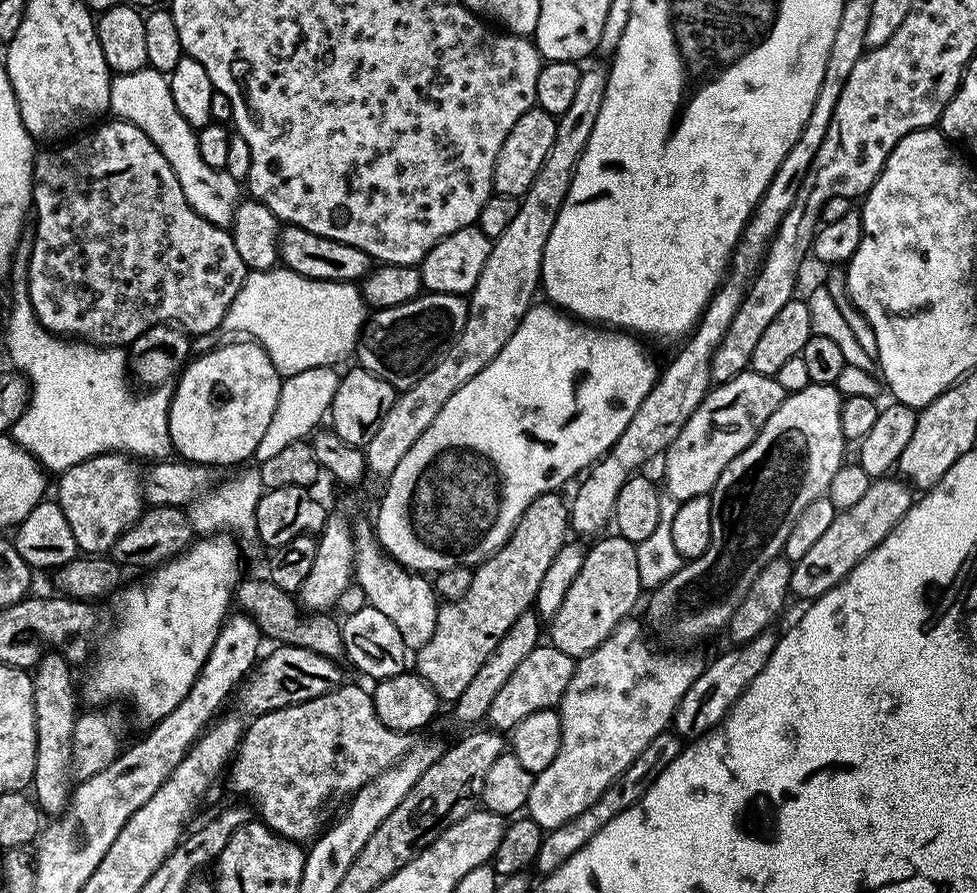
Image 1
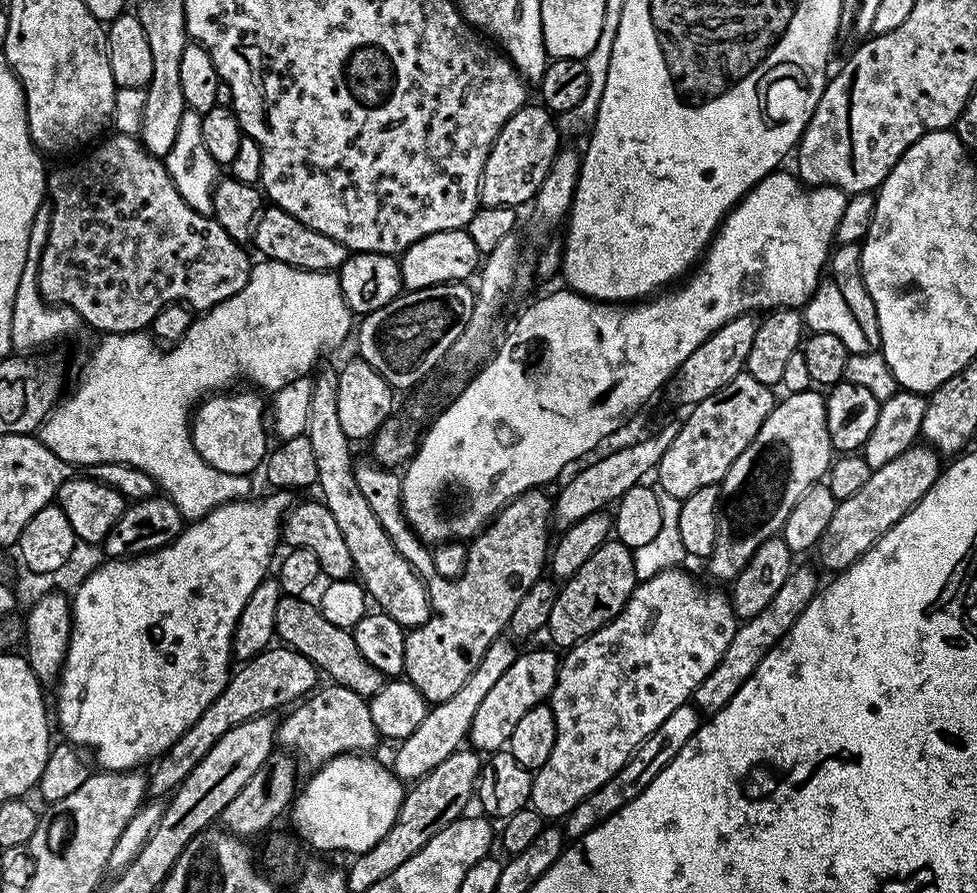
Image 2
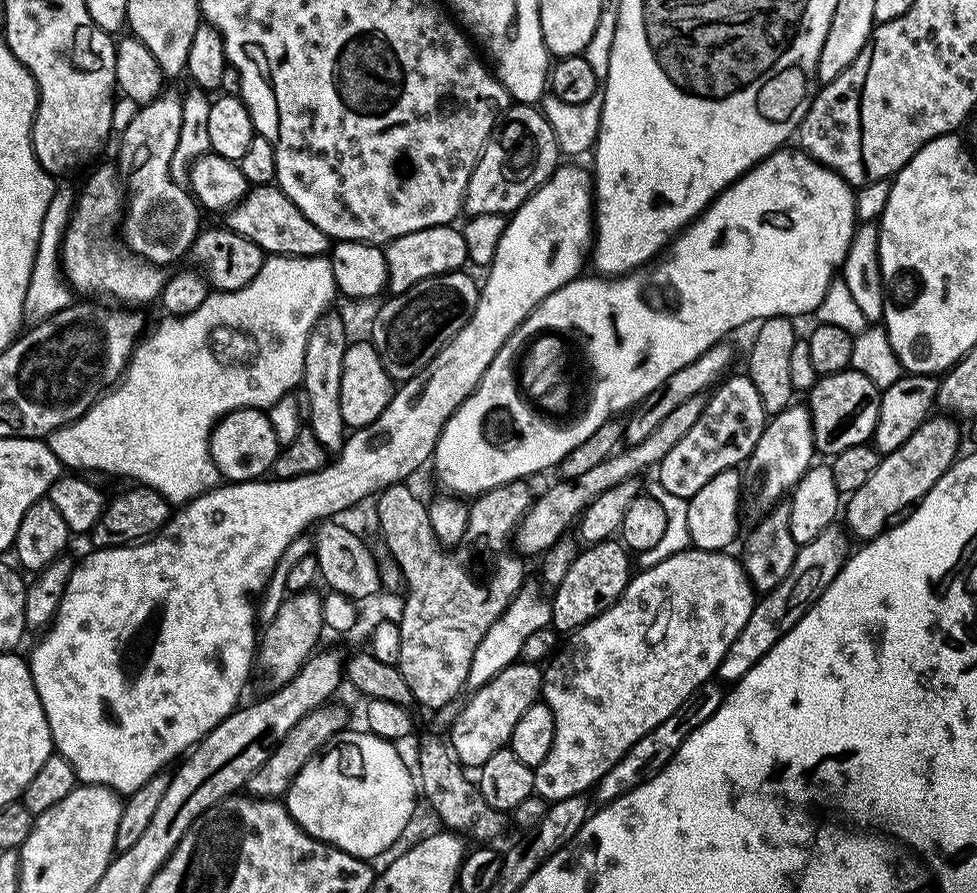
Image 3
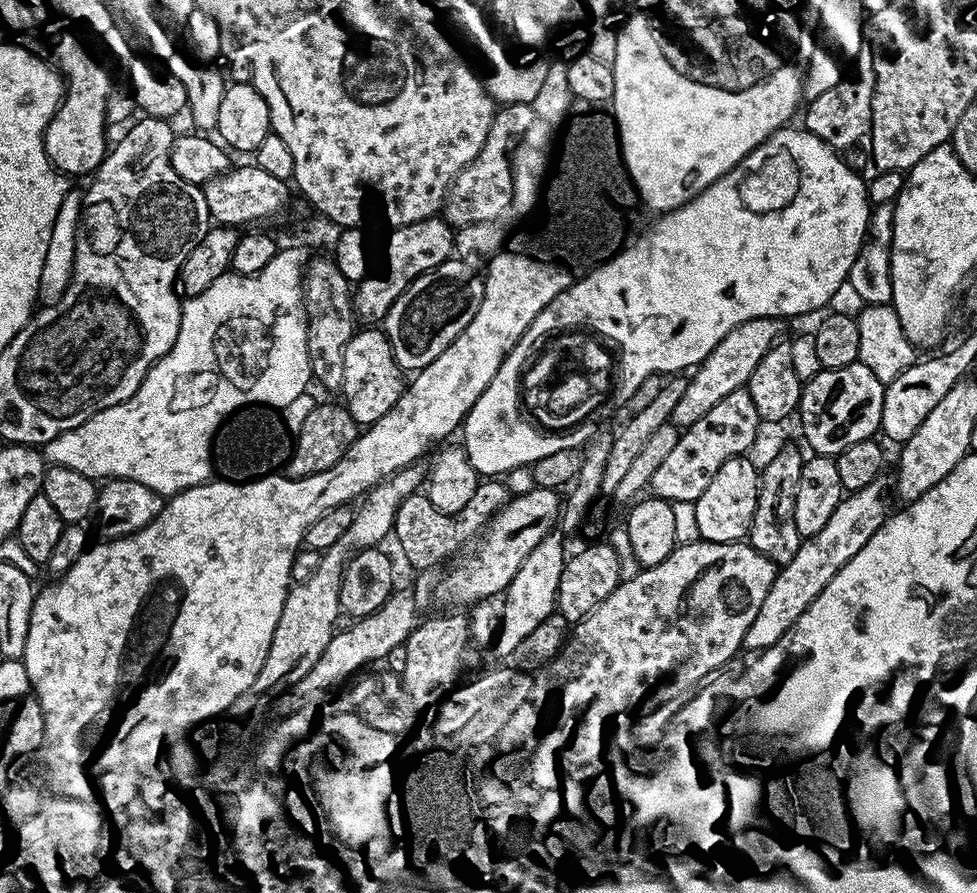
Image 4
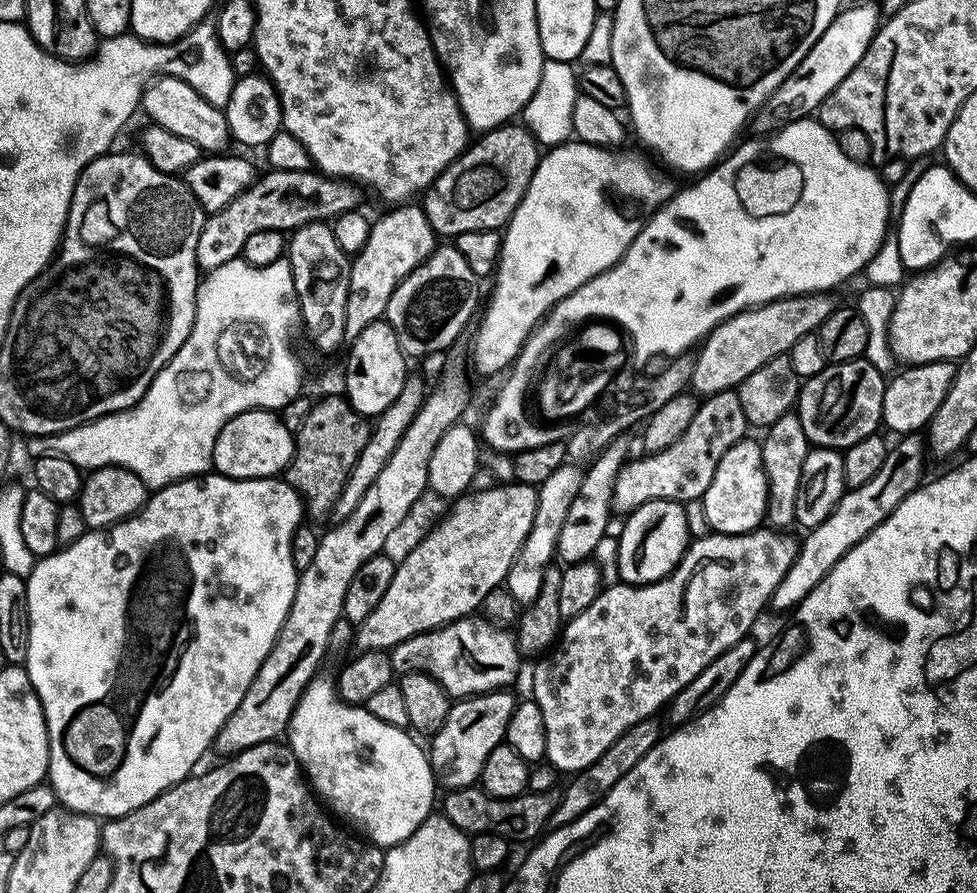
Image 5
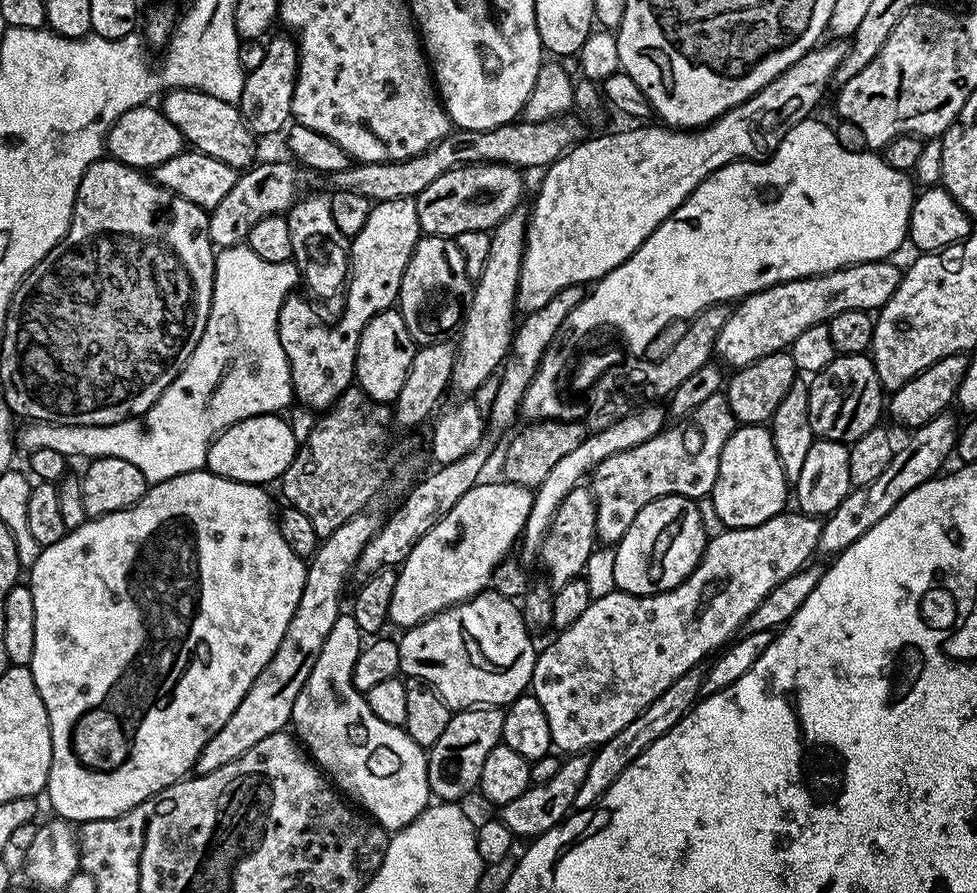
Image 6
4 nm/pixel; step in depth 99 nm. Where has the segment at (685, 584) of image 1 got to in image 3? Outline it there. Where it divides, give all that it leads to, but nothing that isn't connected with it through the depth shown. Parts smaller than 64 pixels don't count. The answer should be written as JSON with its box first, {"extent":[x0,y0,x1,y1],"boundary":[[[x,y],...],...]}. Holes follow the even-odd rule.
{"extent":[740,403,817,522],"boundary":[[[793,403],[792,407],[782,410],[777,416],[771,417],[765,423],[762,438],[754,446],[754,450],[748,455],[748,459],[742,465],[740,477],[740,507],[745,521],[755,522],[771,512],[777,504],[781,503],[795,488],[796,483],[806,474],[806,470],[812,467],[814,457],[817,455],[815,439],[812,437],[812,420],[809,409],[803,403]]]}

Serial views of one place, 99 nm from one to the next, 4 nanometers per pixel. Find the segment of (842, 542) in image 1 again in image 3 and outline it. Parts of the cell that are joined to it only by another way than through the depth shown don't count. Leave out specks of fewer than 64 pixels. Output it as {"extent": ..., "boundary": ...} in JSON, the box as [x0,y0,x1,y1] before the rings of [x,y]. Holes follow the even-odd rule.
{"extent":[842,415,961,542],"boundary":[[[933,415],[925,420],[922,426],[918,426],[918,430],[914,430],[914,434],[910,434],[910,438],[906,438],[906,442],[902,442],[902,446],[898,446],[898,450],[887,453],[881,459],[878,470],[874,470],[874,474],[870,474],[870,479],[857,492],[851,493],[843,505],[842,520],[848,523],[847,531],[853,537],[856,535],[860,542],[867,542],[875,536],[879,536],[901,513],[911,509],[936,485],[938,478],[942,478],[942,474],[946,474],[946,470],[958,459],[958,453],[961,451],[961,449],[959,450],[960,428],[956,424],[959,423],[947,415]]]}

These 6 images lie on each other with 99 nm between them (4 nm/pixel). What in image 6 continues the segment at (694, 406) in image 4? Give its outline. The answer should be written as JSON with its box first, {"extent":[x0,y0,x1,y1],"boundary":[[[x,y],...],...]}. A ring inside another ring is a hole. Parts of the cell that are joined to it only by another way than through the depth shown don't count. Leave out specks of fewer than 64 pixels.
{"extent":[716,259,902,370],"boundary":[[[891,259],[886,260],[871,260],[865,264],[851,264],[849,268],[839,268],[833,272],[824,272],[820,276],[807,276],[806,278],[798,278],[797,280],[787,280],[781,284],[775,284],[770,286],[766,290],[756,292],[753,296],[746,296],[743,300],[739,301],[729,311],[726,318],[726,326],[722,326],[722,334],[718,334],[716,339],[716,351],[717,357],[721,356],[726,363],[729,364],[729,369],[735,370],[737,368],[744,368],[750,362],[754,362],[758,358],[766,358],[766,354],[774,354],[775,352],[783,352],[794,342],[794,338],[798,338],[798,334],[803,334],[804,331],[810,330],[810,326],[818,326],[819,324],[827,324],[828,321],[833,320],[838,314],[842,314],[842,310],[862,310],[863,312],[872,312],[873,310],[879,310],[883,308],[884,303],[889,300],[894,294],[894,290],[898,290],[900,285],[900,277],[902,275],[901,265],[892,264]]]}

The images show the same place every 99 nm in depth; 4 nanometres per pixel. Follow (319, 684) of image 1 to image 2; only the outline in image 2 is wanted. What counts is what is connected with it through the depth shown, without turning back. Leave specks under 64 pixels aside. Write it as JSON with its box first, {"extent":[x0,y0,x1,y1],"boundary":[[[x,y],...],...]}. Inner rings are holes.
{"extent":[147,646,320,798],"boundary":[[[287,646],[279,647],[264,649],[245,661],[240,666],[241,669],[229,677],[222,694],[203,711],[198,722],[194,722],[194,726],[190,726],[190,730],[186,730],[186,734],[182,734],[178,742],[160,753],[151,765],[152,772],[147,773],[149,797],[164,798],[175,792],[178,785],[190,774],[190,770],[194,770],[194,766],[202,762],[202,758],[206,758],[210,746],[214,746],[214,742],[218,742],[218,738],[226,734],[226,730],[234,730],[234,726],[252,717],[273,713],[276,708],[286,705],[289,707],[317,687],[316,680],[320,678],[320,674],[310,660]]]}

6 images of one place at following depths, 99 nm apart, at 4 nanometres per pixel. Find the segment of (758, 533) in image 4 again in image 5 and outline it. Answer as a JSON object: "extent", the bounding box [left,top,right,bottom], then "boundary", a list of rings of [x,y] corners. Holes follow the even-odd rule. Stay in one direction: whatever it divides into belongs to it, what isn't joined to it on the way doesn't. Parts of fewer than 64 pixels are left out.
{"extent":[759,411,810,530],"boundary":[[[795,411],[782,414],[782,418],[778,418],[778,422],[774,422],[768,427],[765,436],[768,437],[759,441],[768,483],[768,501],[764,519],[767,527],[773,530],[788,530],[796,524],[798,482],[802,482],[802,465],[806,462],[810,443]]]}

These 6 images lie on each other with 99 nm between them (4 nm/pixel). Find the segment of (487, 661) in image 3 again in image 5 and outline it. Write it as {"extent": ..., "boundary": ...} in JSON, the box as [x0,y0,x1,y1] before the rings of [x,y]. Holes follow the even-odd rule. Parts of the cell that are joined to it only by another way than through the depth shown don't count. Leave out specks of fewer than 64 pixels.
{"extent":[504,462,584,606],"boundary":[[[565,462],[558,470],[554,470],[549,478],[546,478],[546,482],[538,486],[534,524],[515,562],[511,564],[504,583],[508,592],[515,598],[517,605],[527,606],[538,596],[542,580],[544,580],[544,572],[555,559],[558,536],[562,532],[562,526],[565,525],[570,505],[578,496],[584,473],[581,465]]]}

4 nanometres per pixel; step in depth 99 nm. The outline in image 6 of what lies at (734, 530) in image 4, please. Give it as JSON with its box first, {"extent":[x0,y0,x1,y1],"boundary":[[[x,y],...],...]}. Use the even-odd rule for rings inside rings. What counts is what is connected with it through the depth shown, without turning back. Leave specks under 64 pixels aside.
{"extent":[710,424,790,529],"boundary":[[[746,424],[730,434],[726,446],[722,446],[718,478],[710,495],[725,529],[758,526],[785,511],[784,503],[790,500],[790,484],[784,479],[772,433],[765,425]]]}

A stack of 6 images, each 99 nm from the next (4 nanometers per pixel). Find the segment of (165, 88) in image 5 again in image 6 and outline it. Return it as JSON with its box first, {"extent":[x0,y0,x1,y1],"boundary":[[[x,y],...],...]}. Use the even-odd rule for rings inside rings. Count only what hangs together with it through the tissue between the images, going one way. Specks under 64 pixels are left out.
{"extent":[162,88,257,170],"boundary":[[[178,88],[167,93],[162,103],[162,111],[184,136],[185,141],[195,151],[204,152],[210,158],[218,158],[218,162],[226,162],[226,166],[237,170],[252,167],[256,156],[257,137],[253,136],[246,122],[240,117],[240,109],[230,102],[222,102],[222,98],[214,98],[205,92],[197,92],[191,88]]]}

